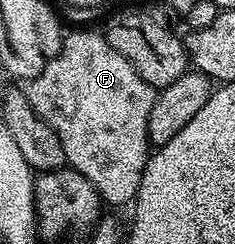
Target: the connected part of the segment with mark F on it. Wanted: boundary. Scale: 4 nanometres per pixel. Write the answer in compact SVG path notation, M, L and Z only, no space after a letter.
M73 31L61 40L59 53L39 73L39 77L28 80L27 94L31 109L55 129L63 145L63 153L68 166L77 171L101 194L102 200L109 203L132 204L139 193L145 167L149 163L151 144L147 121L151 117L151 105L155 105L157 91L135 73L131 61L119 53L105 40L104 34L97 31Z

